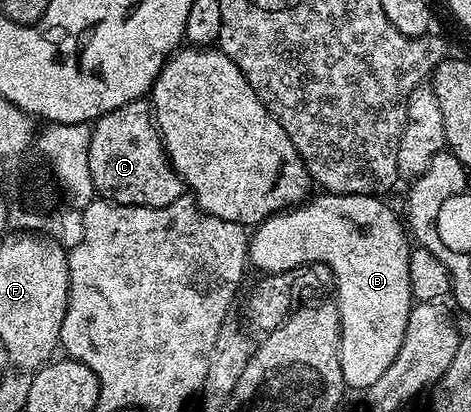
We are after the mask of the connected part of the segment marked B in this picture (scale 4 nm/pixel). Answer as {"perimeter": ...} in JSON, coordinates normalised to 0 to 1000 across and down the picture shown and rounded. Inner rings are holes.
{"perimeter":[[[677,468],[667,478],[654,481],[650,488],[607,510],[594,512],[588,522],[573,522],[569,532],[558,534],[531,563],[529,587],[524,592],[527,621],[567,619],[573,609],[609,609],[601,619],[601,629],[611,650],[635,653],[645,643],[665,638],[690,638],[703,653],[707,670],[707,706],[720,714],[715,723],[715,743],[720,748],[720,864],[724,867],[724,905],[728,908],[728,927],[739,942],[766,939],[781,944],[817,896],[826,893],[839,869],[847,845],[851,842],[854,820],[860,818],[862,782],[868,774],[870,755],[877,743],[877,718],[873,711],[873,684],[868,682],[868,624],[873,621],[877,600],[868,587],[868,561],[860,549],[858,534],[839,524],[839,512],[826,495],[813,493],[811,481],[794,473],[705,473],[701,468]]]}

